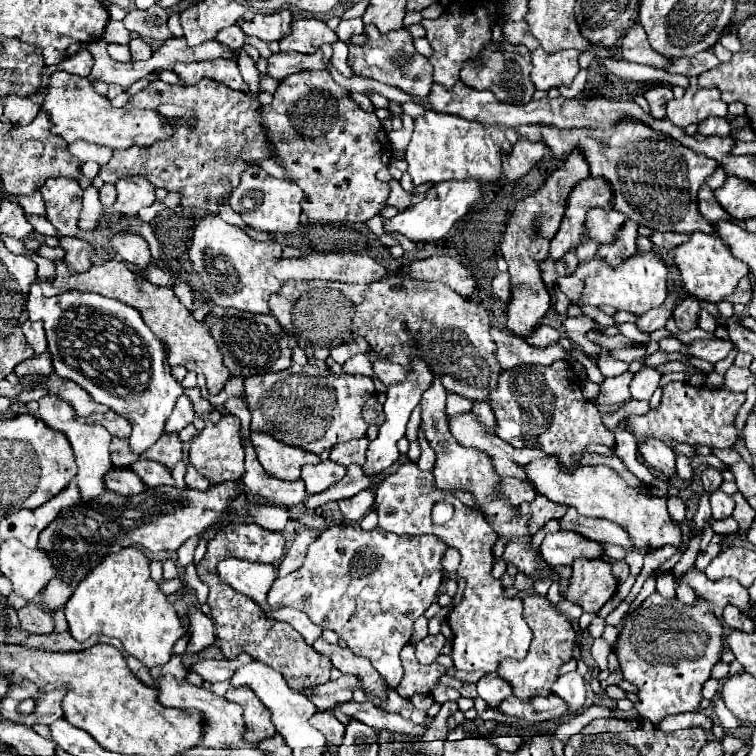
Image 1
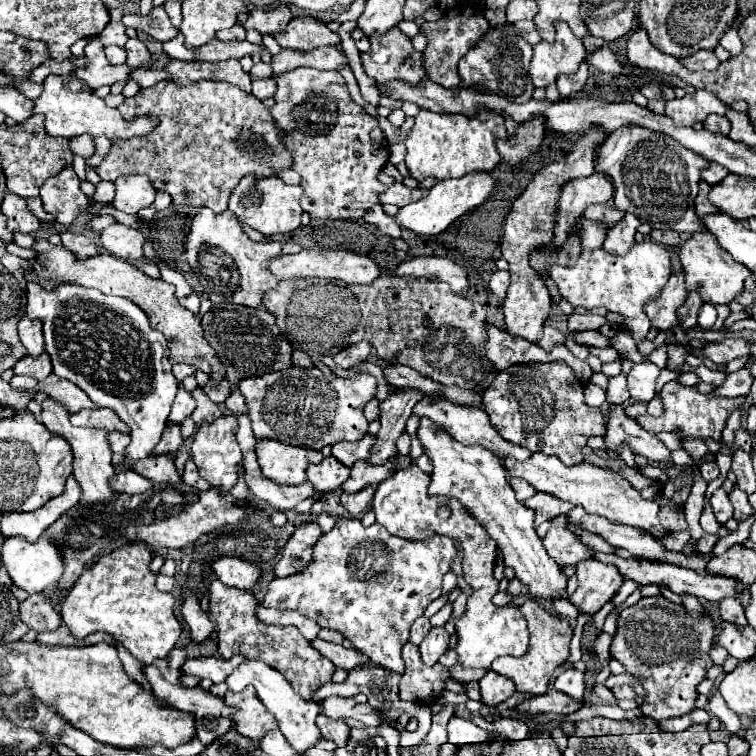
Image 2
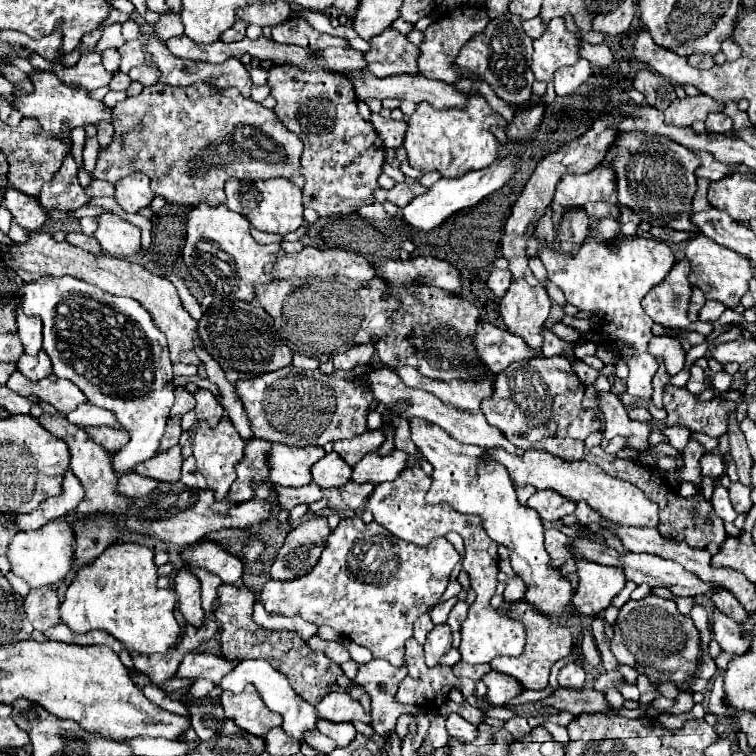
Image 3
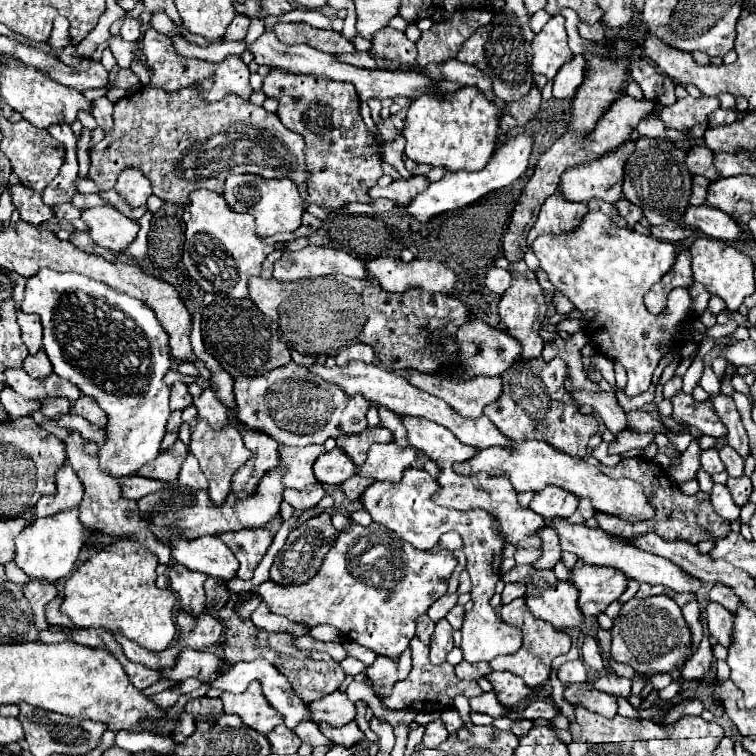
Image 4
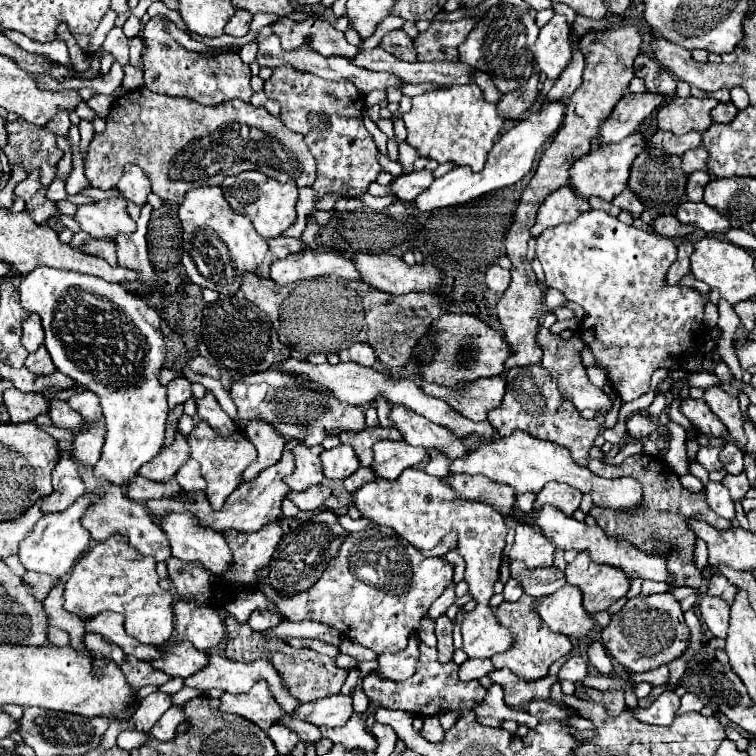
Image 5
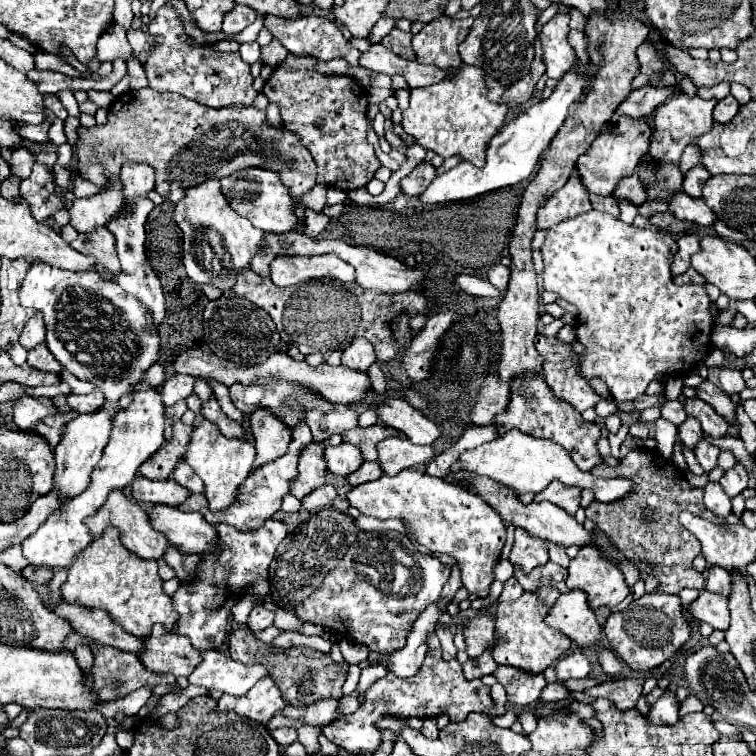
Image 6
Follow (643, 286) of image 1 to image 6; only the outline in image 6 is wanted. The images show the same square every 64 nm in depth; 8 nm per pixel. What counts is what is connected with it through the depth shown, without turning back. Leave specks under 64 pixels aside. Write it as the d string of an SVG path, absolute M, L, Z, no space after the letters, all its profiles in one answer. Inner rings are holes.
M598 210L562 220L548 230L546 242L540 248L544 258L544 290L556 292L578 310L574 330L576 342L584 346L584 354L578 356L578 374L588 382L592 378L604 380L612 400L618 404L640 396L656 376L666 372L680 378L688 376L710 352L710 336L714 332L710 298L702 286L672 284L670 266L676 248L676 238L670 232L642 230Z

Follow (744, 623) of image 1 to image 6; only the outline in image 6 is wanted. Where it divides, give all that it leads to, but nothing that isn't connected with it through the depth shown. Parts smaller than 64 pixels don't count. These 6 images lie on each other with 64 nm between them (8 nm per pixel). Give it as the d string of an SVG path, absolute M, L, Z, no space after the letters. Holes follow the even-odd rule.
M710 566L708 576L706 576L706 588L710 592L720 592L728 596L730 594L730 572L718 566Z

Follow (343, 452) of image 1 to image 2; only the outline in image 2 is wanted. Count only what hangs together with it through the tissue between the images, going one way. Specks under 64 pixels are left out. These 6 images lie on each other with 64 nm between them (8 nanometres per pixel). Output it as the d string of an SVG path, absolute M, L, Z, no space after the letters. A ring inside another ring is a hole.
M366 434L362 440L356 442L338 442L332 446L332 456L350 468L356 460L370 458L370 448L374 446L374 440L376 436Z

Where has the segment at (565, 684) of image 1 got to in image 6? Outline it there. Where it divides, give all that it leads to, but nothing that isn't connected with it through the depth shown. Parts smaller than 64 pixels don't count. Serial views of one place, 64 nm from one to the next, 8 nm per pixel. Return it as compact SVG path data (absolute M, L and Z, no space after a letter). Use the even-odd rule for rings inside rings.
M582 652L568 654L556 662L556 678L568 680L568 678L586 678L590 672L590 662Z

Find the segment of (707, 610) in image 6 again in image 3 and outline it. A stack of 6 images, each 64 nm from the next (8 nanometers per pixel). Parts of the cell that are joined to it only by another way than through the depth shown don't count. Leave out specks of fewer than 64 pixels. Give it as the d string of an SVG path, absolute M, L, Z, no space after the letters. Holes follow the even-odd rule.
M718 608L712 612L712 636L720 644L722 650L730 654L744 654L748 650L748 640L742 638L738 622L730 620L724 612L718 612Z

